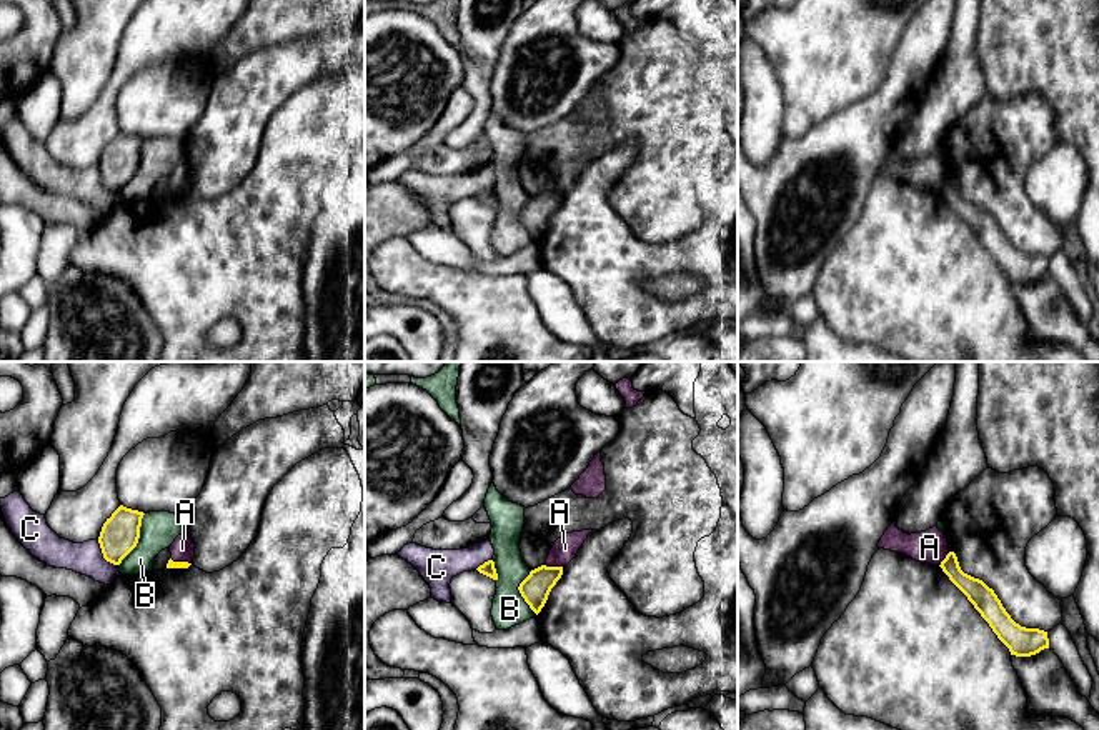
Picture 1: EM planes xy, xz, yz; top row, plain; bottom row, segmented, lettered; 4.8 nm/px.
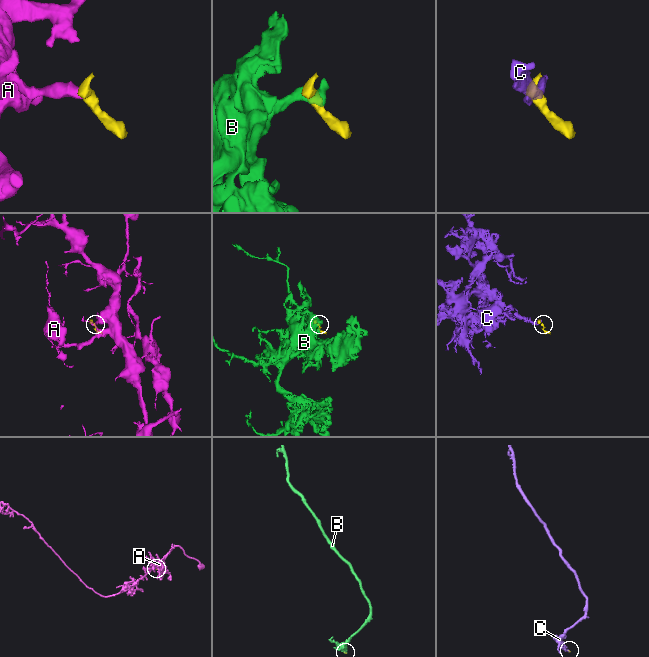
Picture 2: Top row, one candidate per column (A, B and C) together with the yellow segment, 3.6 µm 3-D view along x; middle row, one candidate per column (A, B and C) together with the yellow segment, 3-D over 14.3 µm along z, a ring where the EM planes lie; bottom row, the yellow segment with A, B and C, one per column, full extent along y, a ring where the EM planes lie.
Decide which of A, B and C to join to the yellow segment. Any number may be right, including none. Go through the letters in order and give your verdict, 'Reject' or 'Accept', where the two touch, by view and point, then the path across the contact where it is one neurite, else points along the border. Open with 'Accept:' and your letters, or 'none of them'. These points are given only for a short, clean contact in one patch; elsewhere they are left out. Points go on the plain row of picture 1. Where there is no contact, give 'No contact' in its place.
Accept: none of them
A: Reject. Touches yellow at xz (553, 194). Boundary: xz (545, 190), (561, 194)
B: Reject. Touches yellow at xy (137, 167)
C: Reject. Touches yellow at xy (104, 182)

